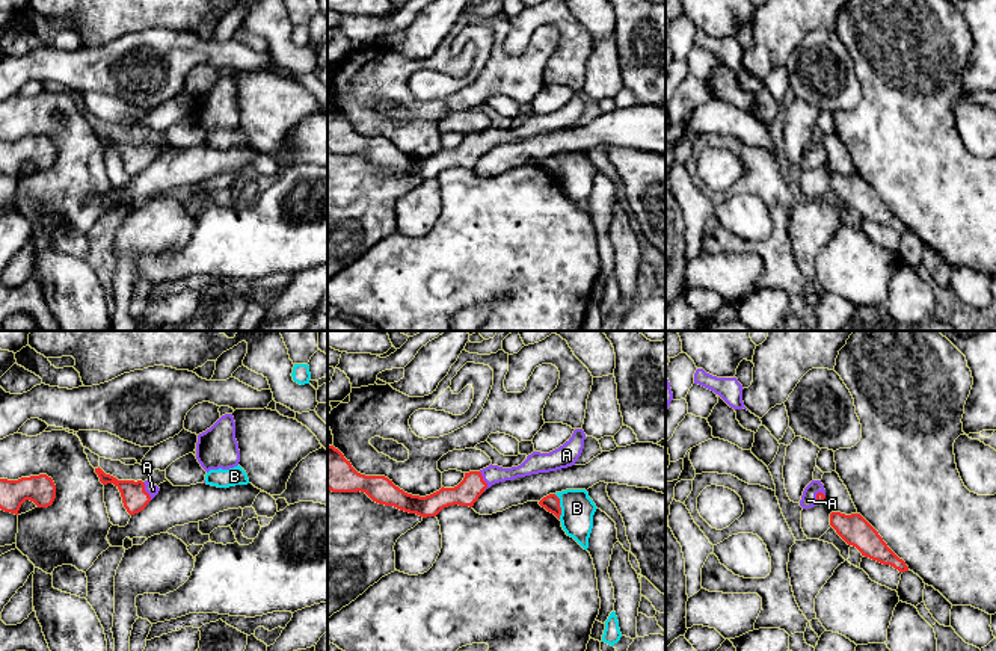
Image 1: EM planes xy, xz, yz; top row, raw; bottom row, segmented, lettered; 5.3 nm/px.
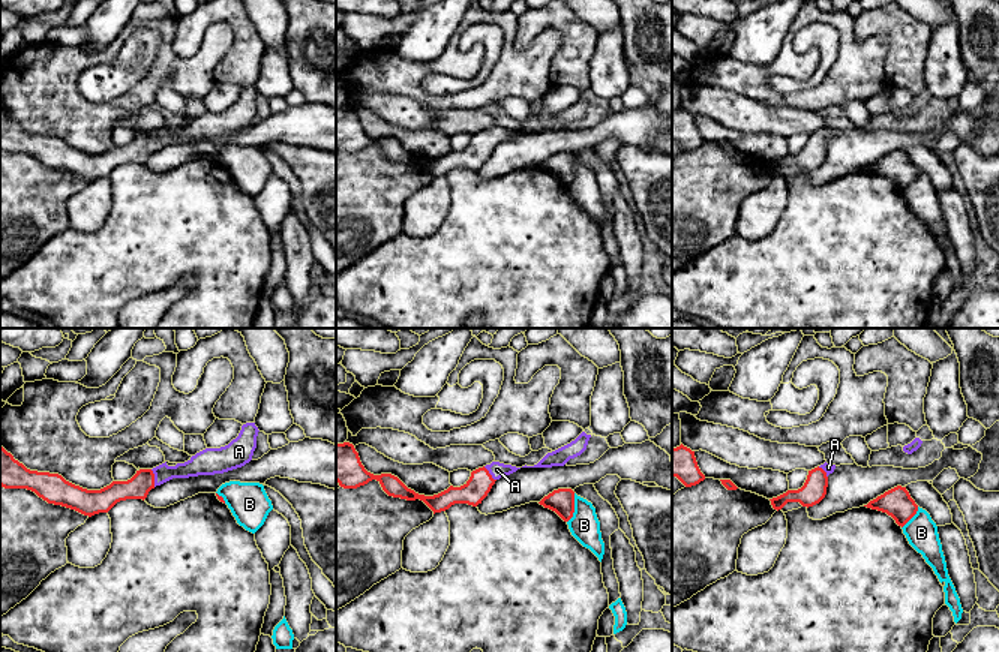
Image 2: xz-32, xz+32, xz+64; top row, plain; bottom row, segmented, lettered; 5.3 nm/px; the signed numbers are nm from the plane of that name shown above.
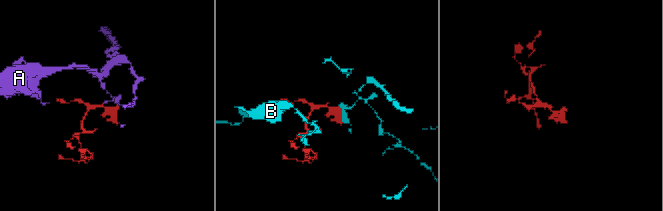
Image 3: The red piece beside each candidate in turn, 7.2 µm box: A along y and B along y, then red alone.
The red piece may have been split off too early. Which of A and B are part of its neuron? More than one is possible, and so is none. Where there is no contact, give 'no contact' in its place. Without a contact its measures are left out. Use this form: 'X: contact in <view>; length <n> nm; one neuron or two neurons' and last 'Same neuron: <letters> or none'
A: contact in xz; length 110 nm; one neuron
B: contact in xz; length 140 nm; two neurons
Same neuron: A

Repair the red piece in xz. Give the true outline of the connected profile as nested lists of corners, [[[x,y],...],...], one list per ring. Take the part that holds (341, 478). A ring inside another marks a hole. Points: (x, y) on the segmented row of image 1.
[[[575,429],[563,446],[549,453],[533,452],[521,465],[512,468],[490,464],[480,471],[465,473],[463,480],[457,486],[442,486],[426,497],[404,492],[385,476],[358,473],[338,449],[327,446],[327,489],[332,492],[361,491],[379,504],[394,506],[423,518],[436,517],[448,506],[472,508],[478,497],[495,483],[575,465],[583,453],[584,440],[584,430]]]

